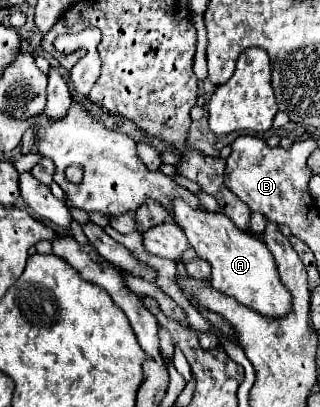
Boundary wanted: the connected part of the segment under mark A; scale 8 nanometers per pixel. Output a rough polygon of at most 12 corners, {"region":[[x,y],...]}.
{"region":[[171,203],[211,285],[273,319],[291,309],[271,251],[223,213]]}

